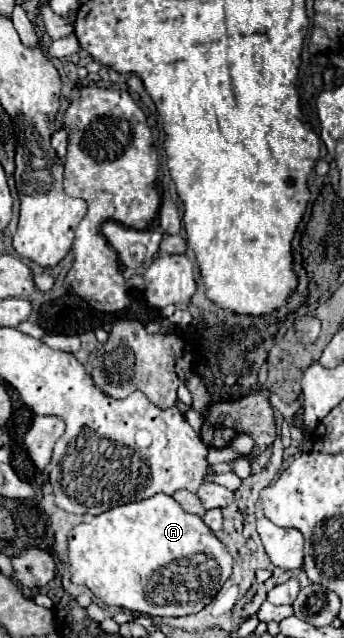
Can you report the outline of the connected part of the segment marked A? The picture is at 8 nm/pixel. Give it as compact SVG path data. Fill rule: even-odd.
M166 494L112 508L90 522L78 524L68 536L70 576L74 584L86 586L102 606L118 606L148 616L188 616L200 612L214 600L232 574L232 554L214 536L200 516L188 514Z

